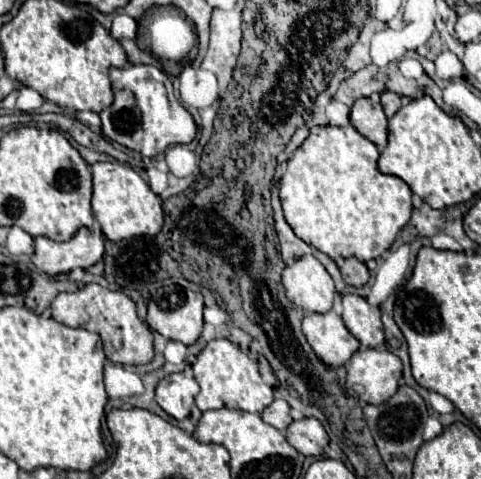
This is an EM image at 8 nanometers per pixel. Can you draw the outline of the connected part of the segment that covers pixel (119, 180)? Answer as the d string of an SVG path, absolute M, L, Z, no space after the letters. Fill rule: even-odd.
M95 162L93 172L93 214L101 224L103 234L111 242L123 238L159 234L163 226L163 208L161 198L147 186L147 182L129 166L121 162Z

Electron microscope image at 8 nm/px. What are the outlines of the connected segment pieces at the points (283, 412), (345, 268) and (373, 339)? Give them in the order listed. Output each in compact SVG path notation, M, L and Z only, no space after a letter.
M273 400L273 404L269 404L269 406L261 412L261 418L263 418L267 424L275 426L277 430L281 430L281 432L293 422L293 418L291 418L291 414L289 414L289 404L287 404L285 400Z
M347 258L345 264L341 266L341 272L343 272L343 278L347 284L351 286L365 286L367 280L369 280L369 270L363 262L359 262L357 258Z
M355 294L343 296L343 322L365 348L381 348L385 344L381 312L365 298Z

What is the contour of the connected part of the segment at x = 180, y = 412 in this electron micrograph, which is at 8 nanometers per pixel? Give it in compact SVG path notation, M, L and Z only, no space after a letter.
M187 365L182 372L177 372L165 376L157 390L155 390L155 400L157 404L175 420L183 420L191 414L193 398L199 392L199 384L195 382L193 370Z

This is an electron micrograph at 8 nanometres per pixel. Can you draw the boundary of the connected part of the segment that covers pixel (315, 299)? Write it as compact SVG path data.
M303 256L283 272L287 298L305 312L325 314L335 300L335 284L315 256Z

